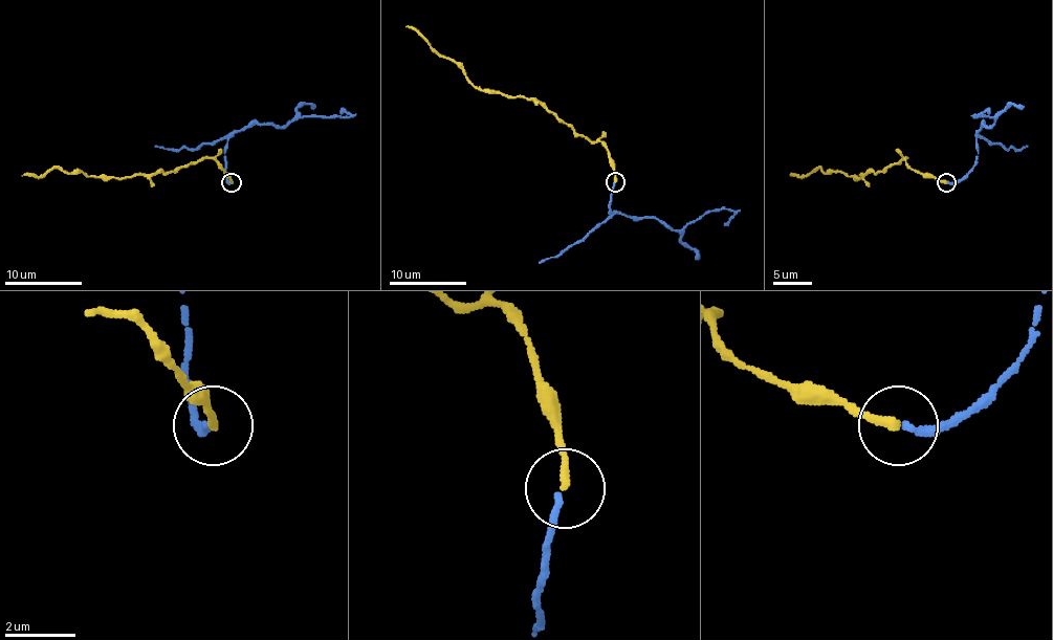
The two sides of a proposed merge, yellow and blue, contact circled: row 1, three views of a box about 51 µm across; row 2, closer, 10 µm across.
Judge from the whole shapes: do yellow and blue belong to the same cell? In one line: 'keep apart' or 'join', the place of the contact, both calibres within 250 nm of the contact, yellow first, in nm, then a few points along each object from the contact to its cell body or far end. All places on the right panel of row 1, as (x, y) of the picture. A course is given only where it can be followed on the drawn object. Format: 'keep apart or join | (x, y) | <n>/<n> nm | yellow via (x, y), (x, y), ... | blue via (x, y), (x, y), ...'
join | (946, 182) | 240/200 nm | yellow via (945, 182), (917, 173), (903, 157), (882, 171), (853, 177), (818, 168), (803, 177), (791, 175) | blue via (947, 182), (972, 168), (977, 132), (994, 119), (972, 117), (990, 109)

